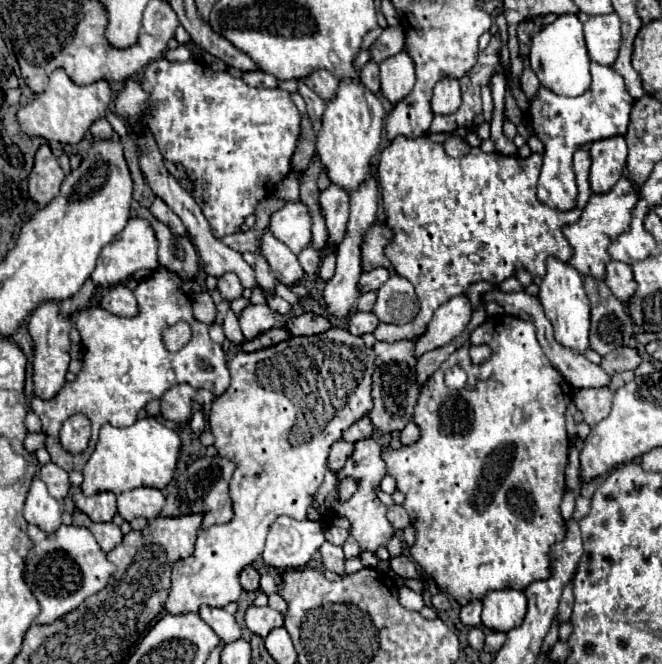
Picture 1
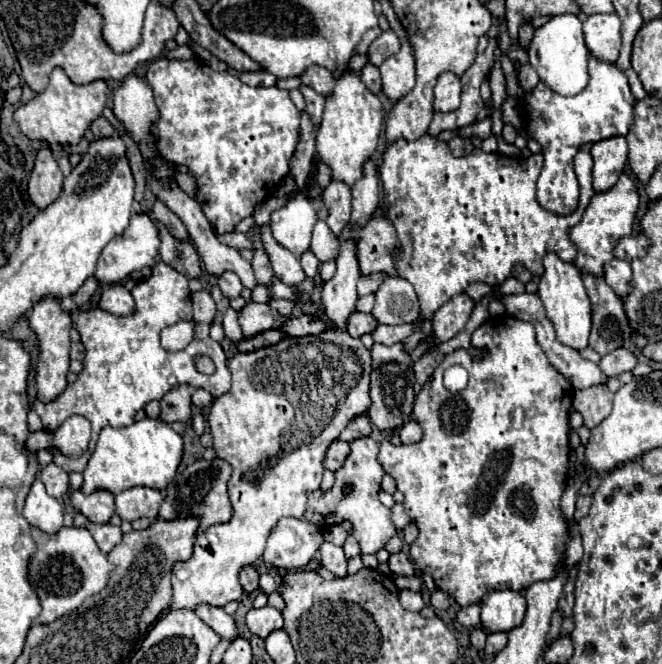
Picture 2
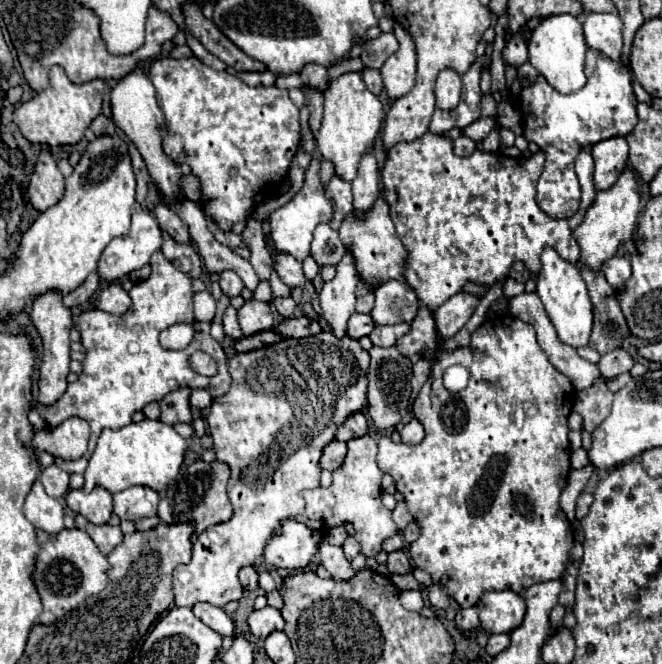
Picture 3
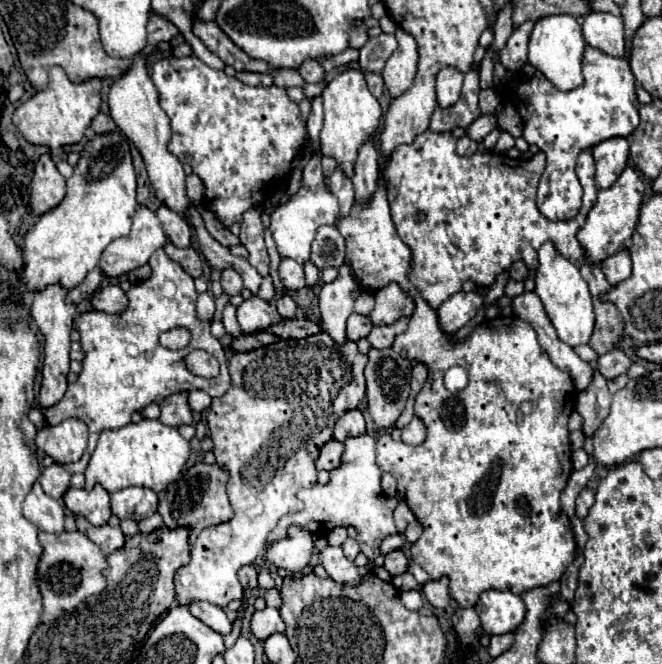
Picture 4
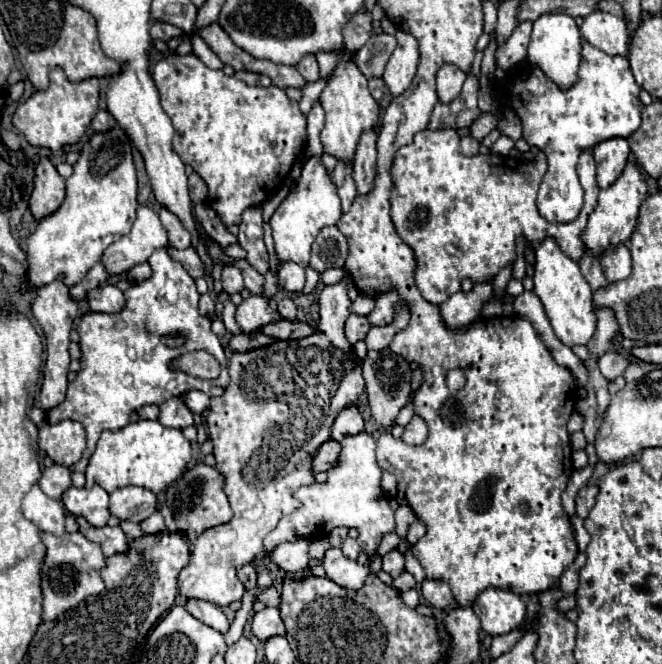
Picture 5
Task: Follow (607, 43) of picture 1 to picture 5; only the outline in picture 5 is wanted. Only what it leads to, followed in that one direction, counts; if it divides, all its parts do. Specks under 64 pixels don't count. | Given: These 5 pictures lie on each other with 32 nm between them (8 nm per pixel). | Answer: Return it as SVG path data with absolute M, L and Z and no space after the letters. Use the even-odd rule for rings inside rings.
M596 10L592 12L592 16L584 18L580 30L584 40L590 42L594 48L612 56L628 54L628 32L626 32L626 22L622 18Z

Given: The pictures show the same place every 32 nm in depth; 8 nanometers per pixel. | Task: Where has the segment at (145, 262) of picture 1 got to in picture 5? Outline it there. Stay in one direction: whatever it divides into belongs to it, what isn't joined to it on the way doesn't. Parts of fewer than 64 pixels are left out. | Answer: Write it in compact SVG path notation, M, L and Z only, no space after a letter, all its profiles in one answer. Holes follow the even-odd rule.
M140 206L130 234L112 242L104 250L100 262L108 270L108 274L122 274L136 264L146 262L154 250L164 248L166 244L168 236L158 214L148 206Z

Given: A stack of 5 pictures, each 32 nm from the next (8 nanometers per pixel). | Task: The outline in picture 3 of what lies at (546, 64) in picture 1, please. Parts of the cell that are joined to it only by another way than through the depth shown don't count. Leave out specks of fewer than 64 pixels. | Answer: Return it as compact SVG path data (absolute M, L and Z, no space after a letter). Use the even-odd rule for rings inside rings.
M560 14L560 16L550 16L550 18L542 20L542 24L534 28L532 38L528 42L530 64L560 94L578 92L586 84L586 74L584 74L586 50L588 50L588 46L584 42L582 24L572 14Z

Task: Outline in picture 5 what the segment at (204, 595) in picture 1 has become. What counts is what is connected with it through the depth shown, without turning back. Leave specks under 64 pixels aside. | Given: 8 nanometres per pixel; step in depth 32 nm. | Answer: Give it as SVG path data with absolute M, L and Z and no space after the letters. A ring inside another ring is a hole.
M322 332L300 340L280 340L230 358L230 384L220 398L212 398L206 422L214 442L216 466L226 476L224 490L234 510L234 518L228 524L208 528L206 534L200 534L192 544L190 564L178 574L178 594L182 600L198 598L222 608L234 600L242 600L244 586L236 578L236 570L248 564L250 556L264 554L262 540L266 534L276 528L284 514L300 508L294 492L300 486L314 482L312 456L316 454L316 448L330 440L330 430L340 410L354 406L364 392L362 362L364 360L354 356L354 346L350 346L348 352L340 352L340 348L332 348Z

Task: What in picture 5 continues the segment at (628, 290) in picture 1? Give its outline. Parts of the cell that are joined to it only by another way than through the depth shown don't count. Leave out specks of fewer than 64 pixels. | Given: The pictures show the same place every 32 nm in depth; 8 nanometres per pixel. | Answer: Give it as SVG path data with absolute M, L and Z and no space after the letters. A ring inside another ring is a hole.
M620 244L616 250L606 252L600 258L600 266L604 268L604 276L608 278L608 282L616 282L616 280L624 280L630 276L630 268L632 268L632 260L630 260L630 252L624 244Z

